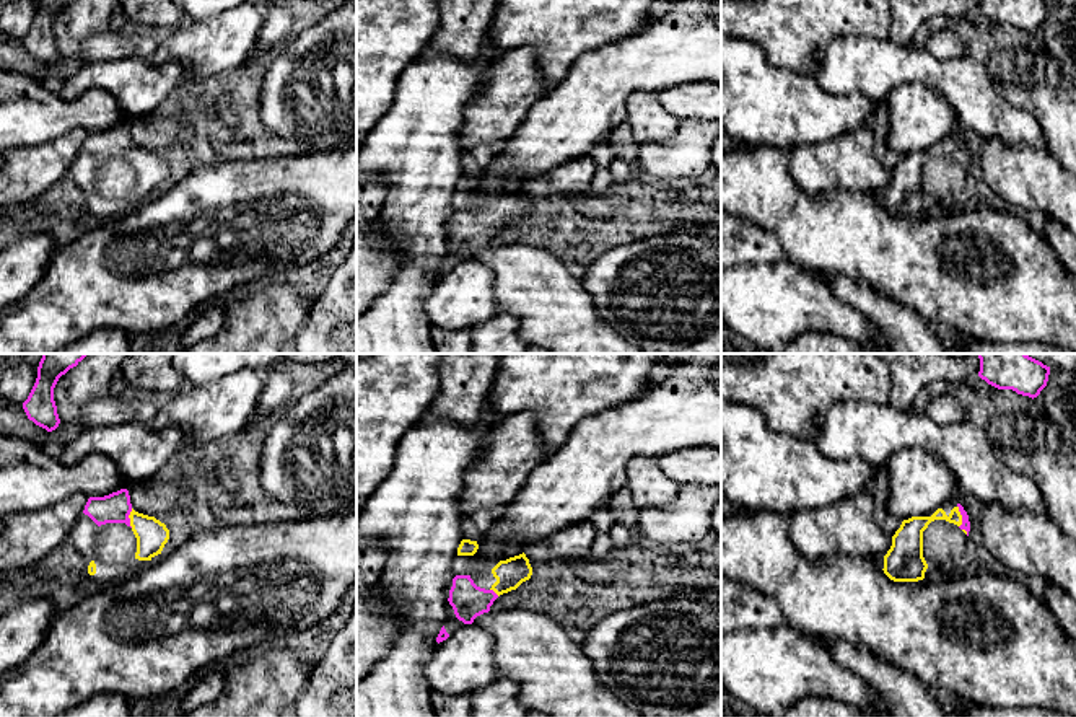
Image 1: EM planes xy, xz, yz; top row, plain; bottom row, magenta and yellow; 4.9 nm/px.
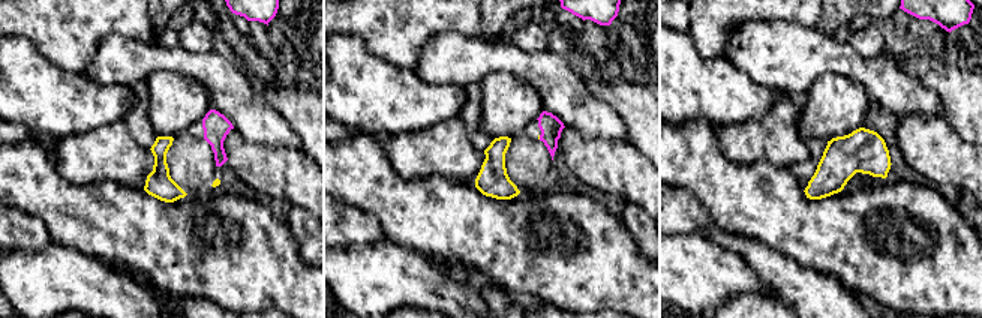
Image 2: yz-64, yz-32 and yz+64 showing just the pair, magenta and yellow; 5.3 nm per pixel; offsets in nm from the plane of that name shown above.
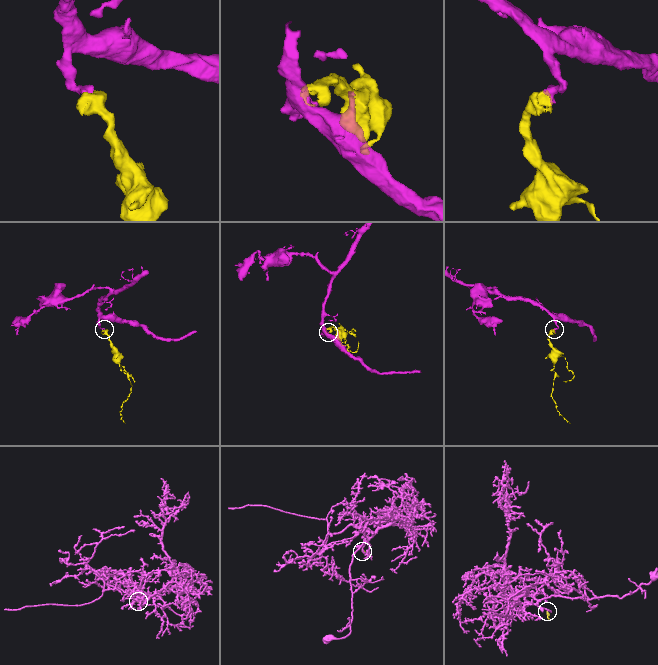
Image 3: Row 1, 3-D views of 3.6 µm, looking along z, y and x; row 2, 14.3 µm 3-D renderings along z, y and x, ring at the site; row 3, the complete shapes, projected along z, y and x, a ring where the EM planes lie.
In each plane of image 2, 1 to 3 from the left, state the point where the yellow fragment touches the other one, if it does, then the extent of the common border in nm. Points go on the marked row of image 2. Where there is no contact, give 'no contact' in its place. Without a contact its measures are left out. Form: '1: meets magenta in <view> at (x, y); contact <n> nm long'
1: no contact
2: meets magenta in yz-32 at (540, 137); contact 30 nm long
3: no contact

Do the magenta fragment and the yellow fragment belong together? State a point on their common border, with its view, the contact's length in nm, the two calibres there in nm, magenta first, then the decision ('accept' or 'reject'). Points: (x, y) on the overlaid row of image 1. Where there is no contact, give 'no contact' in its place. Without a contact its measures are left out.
yz (962, 517) | 110 nm | 50/100 nm | accept

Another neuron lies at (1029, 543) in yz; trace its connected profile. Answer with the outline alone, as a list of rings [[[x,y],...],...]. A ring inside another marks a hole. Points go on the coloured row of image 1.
[[[983,504],[980,531],[985,548],[1003,565],[1024,575],[1039,574],[1076,601],[1076,541],[1048,515]]]

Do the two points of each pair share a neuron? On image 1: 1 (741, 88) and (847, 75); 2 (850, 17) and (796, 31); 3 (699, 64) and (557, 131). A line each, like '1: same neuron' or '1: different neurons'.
1: different neurons
2: same neuron
3: same neuron

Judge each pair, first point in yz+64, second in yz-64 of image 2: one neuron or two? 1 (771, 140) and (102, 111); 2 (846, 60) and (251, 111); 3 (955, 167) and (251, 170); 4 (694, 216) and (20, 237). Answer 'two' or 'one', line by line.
1: two
2: one
3: one
4: one

